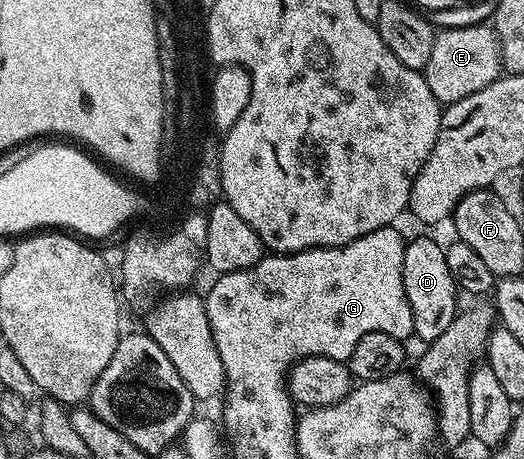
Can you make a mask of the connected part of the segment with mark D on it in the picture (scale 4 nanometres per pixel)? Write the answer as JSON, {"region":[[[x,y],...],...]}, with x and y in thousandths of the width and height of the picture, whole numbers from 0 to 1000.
{"region":[[[798,512],[777,527],[771,542],[771,647],[779,647],[779,667],[786,673],[790,730],[805,736],[807,749],[832,743],[832,734],[844,732],[855,708],[863,708],[878,675],[878,636],[863,612],[851,540],[842,527],[836,532],[813,512]]]}

